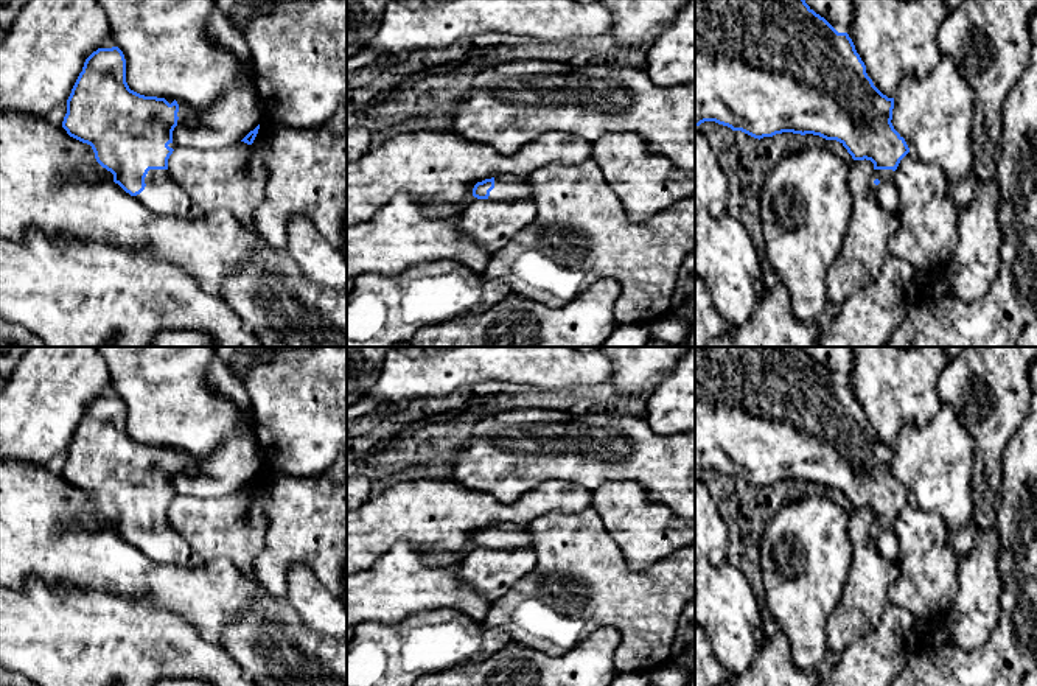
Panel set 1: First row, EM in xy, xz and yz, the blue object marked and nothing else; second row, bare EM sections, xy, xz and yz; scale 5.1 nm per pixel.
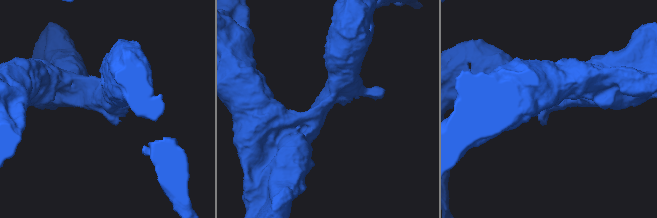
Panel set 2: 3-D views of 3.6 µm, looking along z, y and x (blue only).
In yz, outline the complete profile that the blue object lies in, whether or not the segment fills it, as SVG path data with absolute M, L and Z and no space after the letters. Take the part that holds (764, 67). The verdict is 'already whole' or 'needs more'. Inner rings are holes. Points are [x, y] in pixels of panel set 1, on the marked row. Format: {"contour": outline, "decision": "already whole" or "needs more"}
{"contour": "M695 0L695 126L715 121L759 140L782 132L836 140L854 160L874 163L871 190L883 208L899 215L894 173L910 148L891 123L892 109L894 98L874 86L849 34L838 33L805 0Z", "decision": "needs more"}

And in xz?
{"contour": "M504 176L477 182L473 196L490 201L533 201L533 188L527 176Z", "decision": "needs more"}

